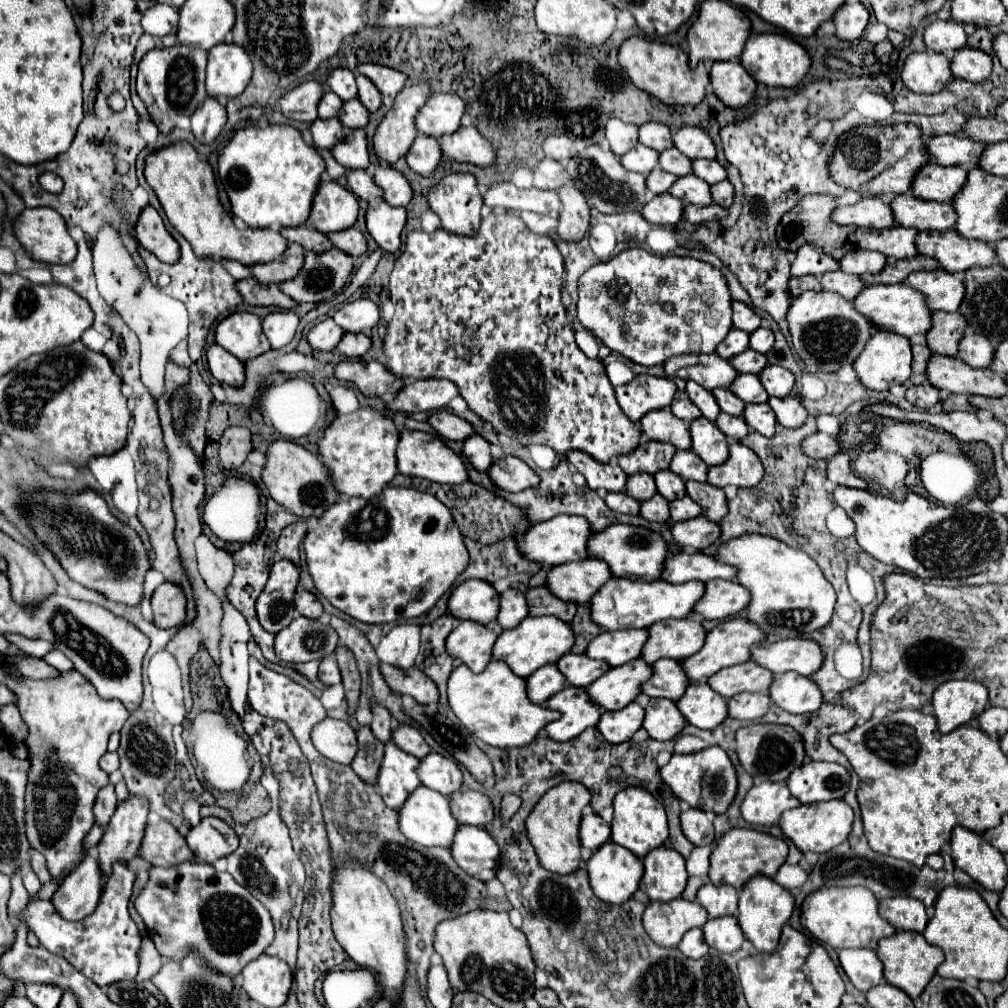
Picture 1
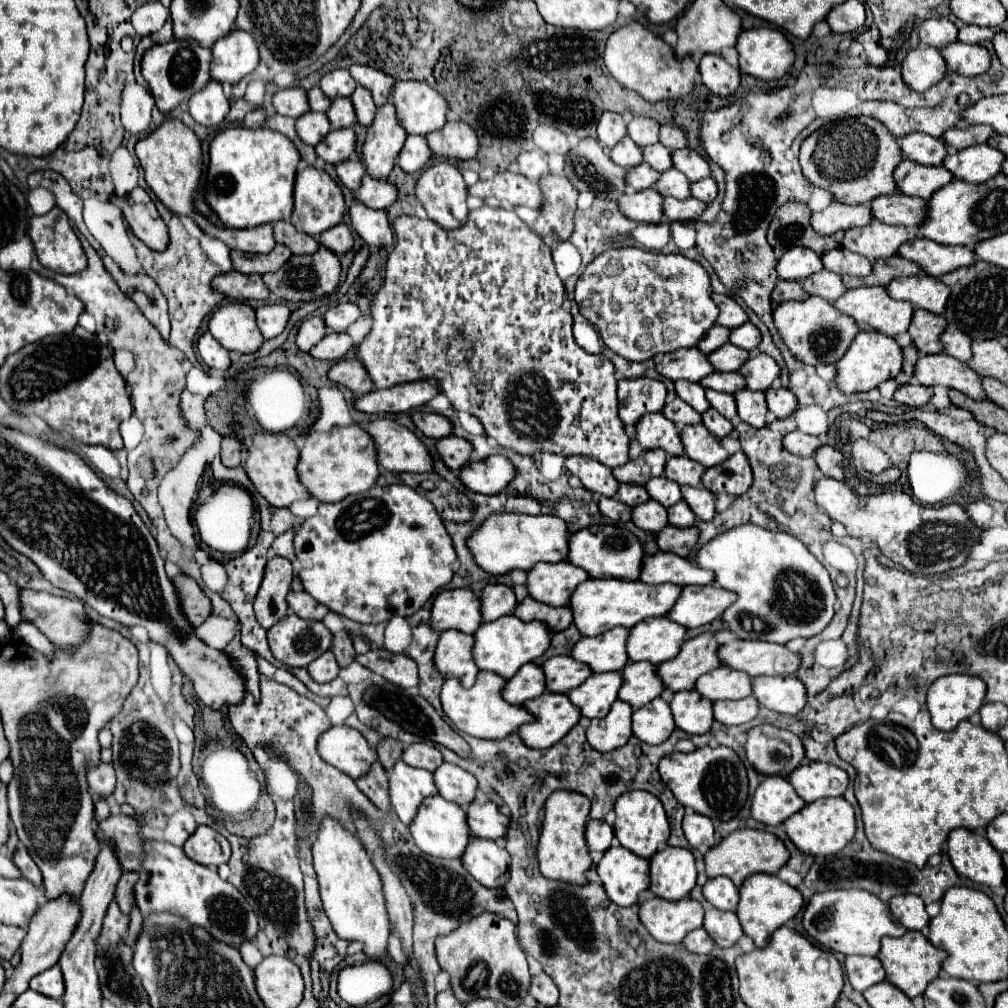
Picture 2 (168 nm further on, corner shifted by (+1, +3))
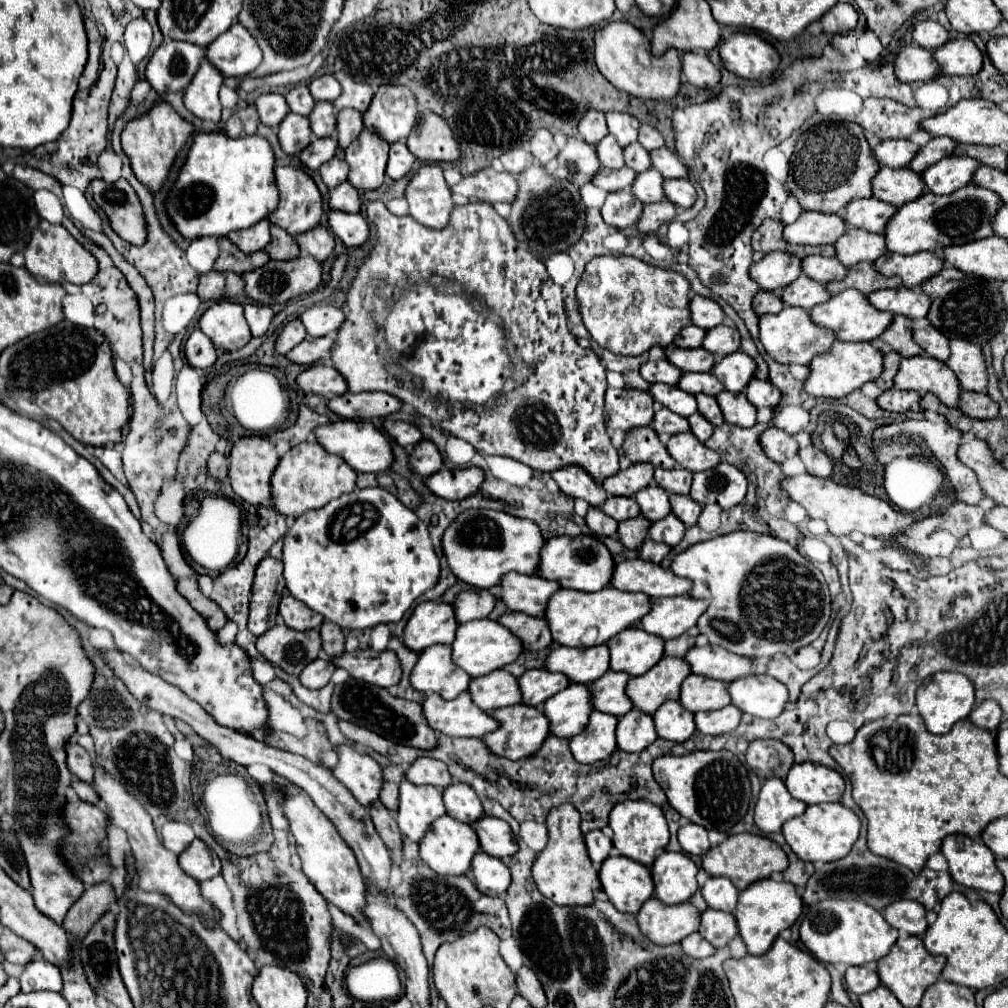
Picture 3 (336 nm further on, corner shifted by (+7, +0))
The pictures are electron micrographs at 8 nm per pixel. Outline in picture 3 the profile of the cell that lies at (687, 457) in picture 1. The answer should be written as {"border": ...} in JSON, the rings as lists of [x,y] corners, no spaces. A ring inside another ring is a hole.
{"border":[[[655,468],[655,482],[671,494],[689,494],[691,476],[693,474],[683,468],[673,468],[673,470]]]}

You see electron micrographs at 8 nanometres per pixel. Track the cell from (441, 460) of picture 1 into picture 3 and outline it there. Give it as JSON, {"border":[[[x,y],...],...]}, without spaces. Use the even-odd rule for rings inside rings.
{"border":[[[340,419],[315,430],[317,442],[331,454],[339,454],[357,472],[387,472],[393,466],[393,446],[387,436],[371,422],[363,420]]]}

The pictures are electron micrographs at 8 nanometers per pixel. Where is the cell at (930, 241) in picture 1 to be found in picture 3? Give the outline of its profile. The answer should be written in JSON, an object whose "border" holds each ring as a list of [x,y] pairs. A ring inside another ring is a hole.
{"border":[[[921,252],[921,254],[883,254],[875,260],[877,272],[885,276],[901,276],[903,286],[917,288],[931,276],[939,274],[945,268],[941,256],[935,252]]]}

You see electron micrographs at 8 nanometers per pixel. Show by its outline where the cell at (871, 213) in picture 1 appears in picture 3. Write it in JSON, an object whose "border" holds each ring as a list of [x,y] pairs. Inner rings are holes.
{"border":[[[803,212],[793,224],[785,226],[785,240],[793,244],[809,244],[823,246],[815,242],[831,242],[845,234],[845,220],[837,214],[821,214],[821,212]]]}

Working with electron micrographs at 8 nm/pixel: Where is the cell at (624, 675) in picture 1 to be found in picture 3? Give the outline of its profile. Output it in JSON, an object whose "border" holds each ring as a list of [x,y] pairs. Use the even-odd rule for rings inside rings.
{"border":[[[569,684],[543,704],[545,716],[551,720],[551,734],[573,738],[581,734],[593,712],[593,692],[585,684]]]}

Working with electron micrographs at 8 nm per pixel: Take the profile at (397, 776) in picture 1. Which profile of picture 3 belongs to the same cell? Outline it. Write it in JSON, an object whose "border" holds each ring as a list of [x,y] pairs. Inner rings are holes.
{"border":[[[407,780],[399,784],[397,824],[403,836],[419,842],[435,818],[445,814],[441,790],[435,786],[413,786]]]}

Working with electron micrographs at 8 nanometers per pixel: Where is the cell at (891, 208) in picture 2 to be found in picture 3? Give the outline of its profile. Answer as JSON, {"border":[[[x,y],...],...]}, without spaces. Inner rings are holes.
{"border":[[[867,198],[867,200],[853,200],[847,206],[845,212],[845,222],[849,226],[855,228],[863,228],[875,234],[883,234],[885,232],[885,222],[889,222],[889,218],[893,218],[893,214],[899,208],[889,206],[887,202],[881,202],[877,198]]]}

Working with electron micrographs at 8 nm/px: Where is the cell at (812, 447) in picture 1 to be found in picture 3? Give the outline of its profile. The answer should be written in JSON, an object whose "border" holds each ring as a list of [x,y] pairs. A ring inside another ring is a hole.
{"border":[[[769,428],[761,434],[761,446],[765,450],[765,454],[775,460],[777,464],[781,464],[787,458],[797,456],[799,444],[795,442],[795,438],[791,434],[785,434],[779,428]]]}

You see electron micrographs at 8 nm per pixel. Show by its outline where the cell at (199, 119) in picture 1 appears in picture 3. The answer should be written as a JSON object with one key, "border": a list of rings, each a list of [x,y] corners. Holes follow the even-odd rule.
{"border":[[[207,60],[201,62],[193,82],[187,86],[183,94],[185,108],[193,112],[199,120],[211,120],[219,124],[221,120],[221,104],[219,104],[219,88],[221,88],[221,74],[209,66]]]}

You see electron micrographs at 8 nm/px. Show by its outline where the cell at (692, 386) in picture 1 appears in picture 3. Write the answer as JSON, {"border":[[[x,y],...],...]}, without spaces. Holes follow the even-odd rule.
{"border":[[[651,384],[649,388],[651,396],[661,402],[663,406],[667,406],[669,410],[681,414],[681,416],[689,416],[697,412],[697,400],[691,394],[681,392],[677,386],[665,386],[665,384]]]}

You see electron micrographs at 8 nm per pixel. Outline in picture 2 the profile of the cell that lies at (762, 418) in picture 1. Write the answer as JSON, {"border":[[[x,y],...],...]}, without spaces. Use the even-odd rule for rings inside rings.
{"border":[[[741,389],[735,395],[735,403],[737,403],[737,413],[739,419],[743,423],[749,423],[753,427],[763,427],[765,423],[765,413],[767,413],[767,405],[765,405],[765,395],[759,391],[747,391]]]}

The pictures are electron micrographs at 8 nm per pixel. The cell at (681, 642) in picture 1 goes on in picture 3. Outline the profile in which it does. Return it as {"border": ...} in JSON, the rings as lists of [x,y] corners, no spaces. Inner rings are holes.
{"border":[[[637,626],[623,630],[607,642],[611,650],[611,670],[623,670],[631,676],[641,676],[651,670],[665,652],[663,638],[653,638]]]}

